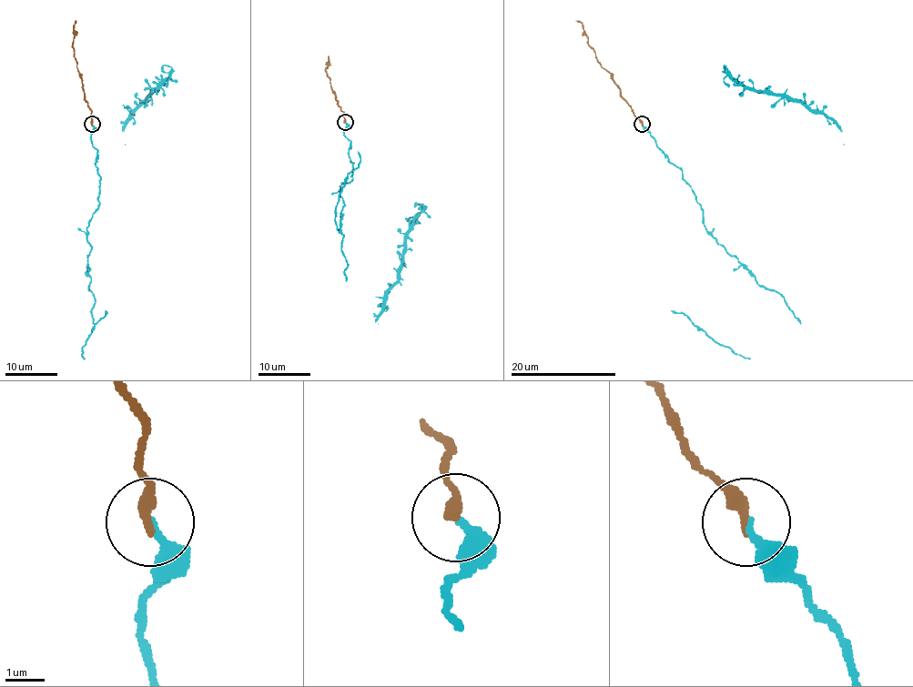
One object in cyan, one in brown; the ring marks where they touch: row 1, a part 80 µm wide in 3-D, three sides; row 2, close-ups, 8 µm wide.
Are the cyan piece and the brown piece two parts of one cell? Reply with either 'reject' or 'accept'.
accept

